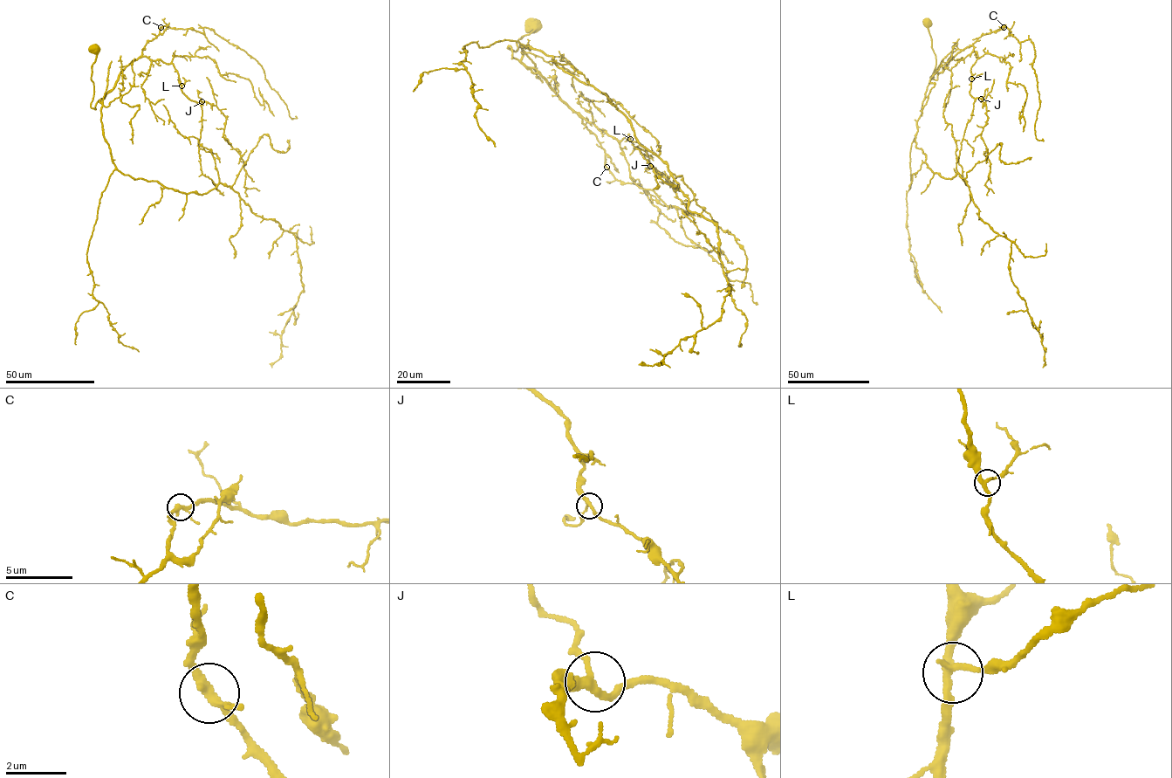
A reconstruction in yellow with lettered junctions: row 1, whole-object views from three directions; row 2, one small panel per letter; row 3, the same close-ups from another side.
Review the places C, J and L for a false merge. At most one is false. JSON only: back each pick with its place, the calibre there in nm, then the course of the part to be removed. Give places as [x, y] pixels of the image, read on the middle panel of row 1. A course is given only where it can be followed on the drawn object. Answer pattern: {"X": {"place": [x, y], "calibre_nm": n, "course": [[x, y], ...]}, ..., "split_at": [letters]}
{"split_at": []}

